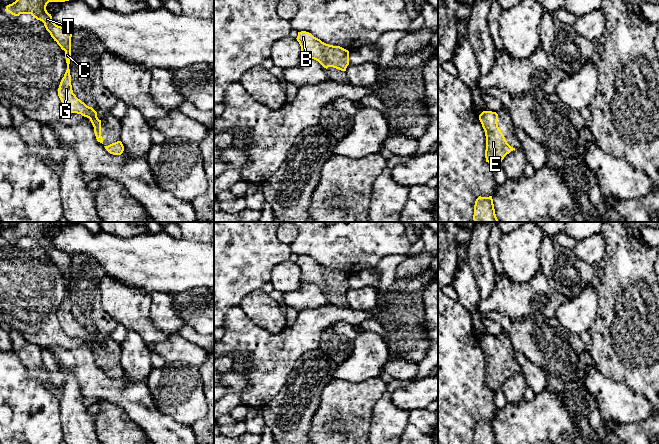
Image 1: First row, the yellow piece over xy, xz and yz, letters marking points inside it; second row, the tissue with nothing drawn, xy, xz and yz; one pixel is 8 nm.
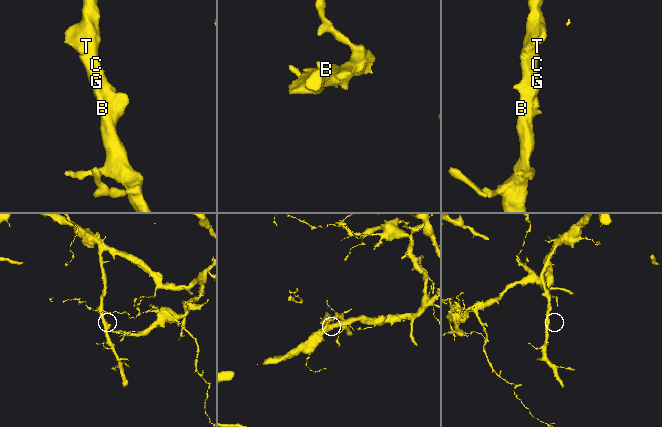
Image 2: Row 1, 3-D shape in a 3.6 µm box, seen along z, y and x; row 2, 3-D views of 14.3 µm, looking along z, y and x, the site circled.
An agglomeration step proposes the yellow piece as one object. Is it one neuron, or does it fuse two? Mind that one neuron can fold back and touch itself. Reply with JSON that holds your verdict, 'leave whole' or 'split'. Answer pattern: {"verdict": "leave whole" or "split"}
{"verdict": "leave whole"}

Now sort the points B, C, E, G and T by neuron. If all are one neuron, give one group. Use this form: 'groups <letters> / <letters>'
groups B C E G T

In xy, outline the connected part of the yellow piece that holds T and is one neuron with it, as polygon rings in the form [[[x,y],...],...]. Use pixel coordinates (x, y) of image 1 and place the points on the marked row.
[[[16,0],[12,4],[7,5],[5,11],[14,16],[19,16],[20,14],[31,14],[37,20],[42,21],[54,41],[56,41],[61,49],[65,51],[67,70],[60,82],[58,96],[69,113],[81,114],[82,116],[90,119],[94,127],[97,141],[103,144],[103,138],[101,136],[101,120],[98,119],[97,112],[92,107],[87,106],[84,102],[78,99],[72,90],[69,69],[72,33],[65,28],[56,25],[52,21],[51,14],[46,10],[46,6],[49,2],[65,1],[69,0]]]

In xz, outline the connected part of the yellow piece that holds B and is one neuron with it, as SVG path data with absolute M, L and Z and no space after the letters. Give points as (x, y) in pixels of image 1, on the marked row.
M306 31L298 32L297 41L301 46L302 59L314 59L324 68L333 67L346 71L349 65L349 51L340 47L322 42Z

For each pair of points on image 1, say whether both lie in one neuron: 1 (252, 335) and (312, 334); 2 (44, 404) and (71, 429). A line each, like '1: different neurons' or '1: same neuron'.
1: same neuron
2: different neurons

